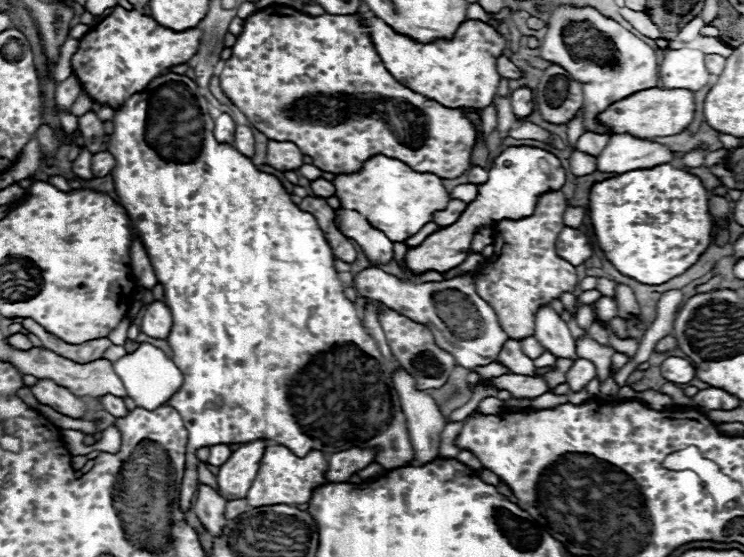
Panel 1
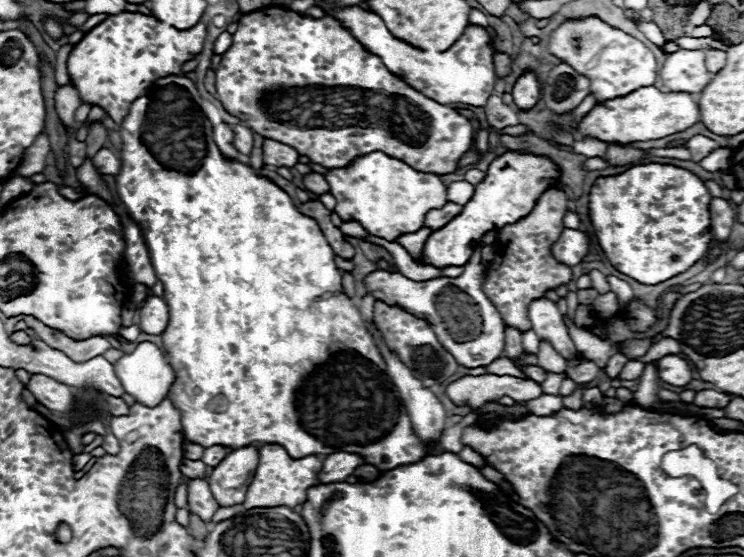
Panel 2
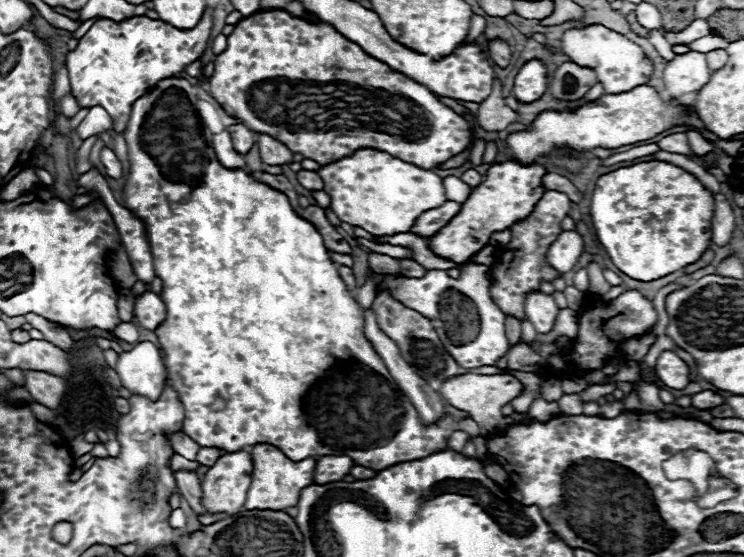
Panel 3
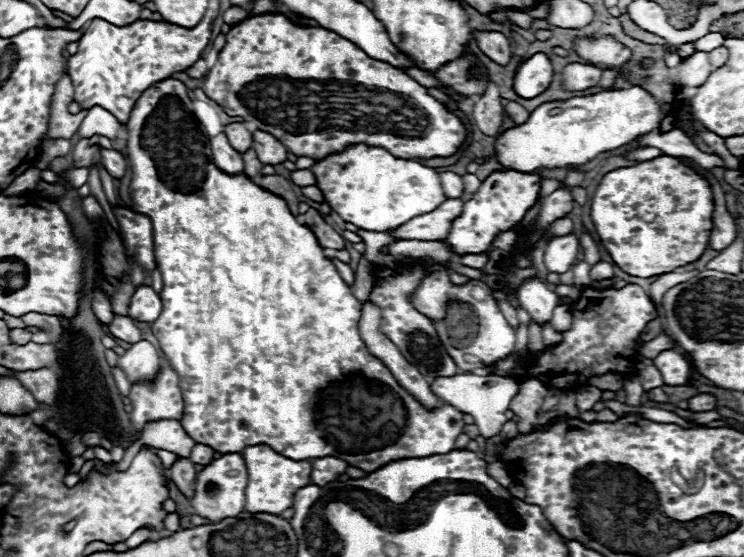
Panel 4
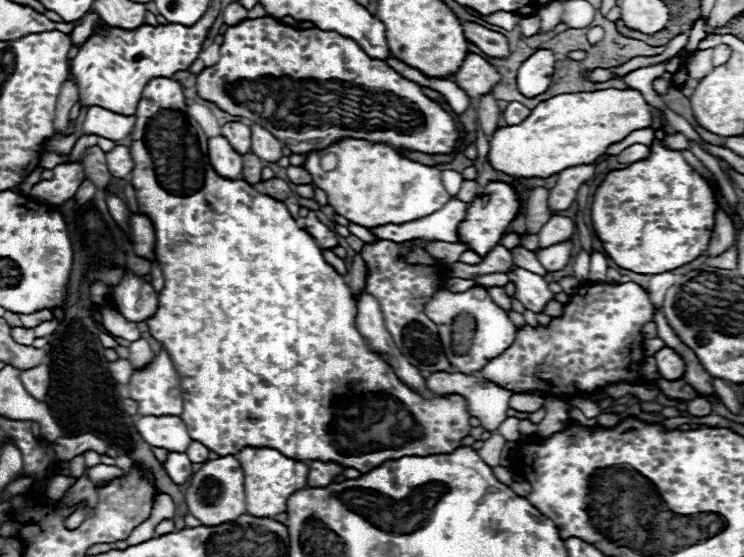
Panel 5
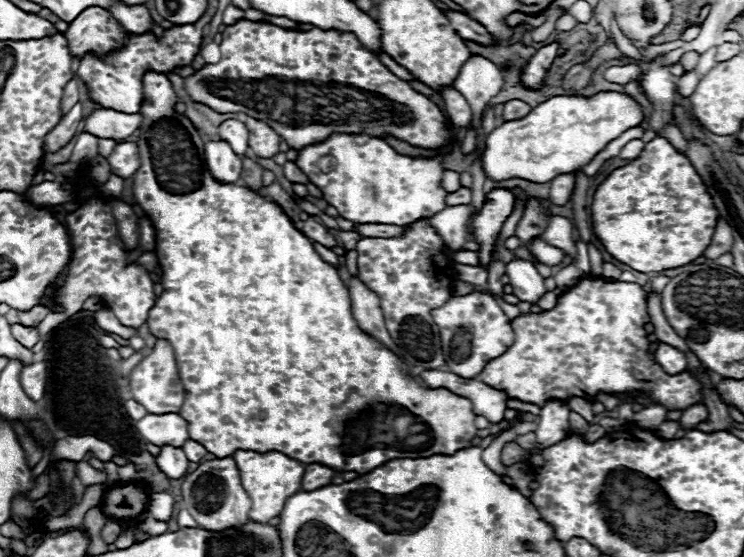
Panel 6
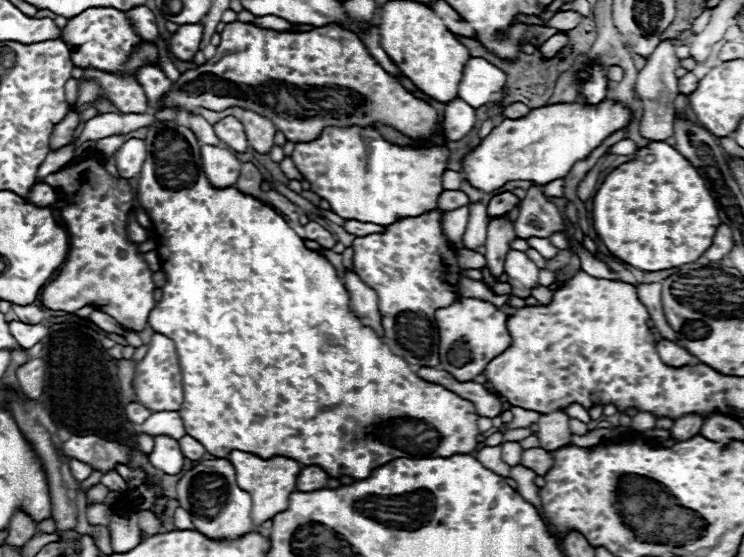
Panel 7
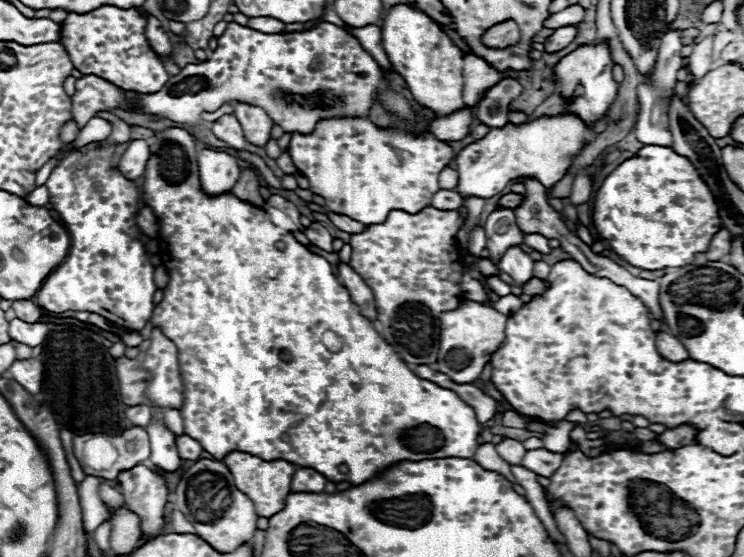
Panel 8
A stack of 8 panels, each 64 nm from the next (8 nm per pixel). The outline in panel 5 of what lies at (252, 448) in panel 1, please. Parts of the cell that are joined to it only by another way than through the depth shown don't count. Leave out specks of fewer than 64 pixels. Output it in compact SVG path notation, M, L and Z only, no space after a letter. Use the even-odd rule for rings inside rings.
M230 454L216 460L208 460L200 470L192 474L184 490L184 502L188 512L200 520L202 526L220 526L234 522L238 516L246 514L246 494L244 494L244 472L240 462Z

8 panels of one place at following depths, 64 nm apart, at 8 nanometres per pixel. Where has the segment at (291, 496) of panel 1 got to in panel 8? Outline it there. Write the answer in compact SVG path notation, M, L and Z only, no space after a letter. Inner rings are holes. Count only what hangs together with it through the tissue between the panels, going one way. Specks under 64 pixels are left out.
M238 450L226 454L222 458L222 462L232 472L236 488L240 492L244 492L254 502L258 516L270 518L272 514L276 514L276 512L280 512L284 508L284 500L290 494L290 482L292 482L292 476L296 472L294 464L290 464L286 460L272 460L272 462L268 462L268 460L262 460L258 456L248 454L248 452L238 452Z

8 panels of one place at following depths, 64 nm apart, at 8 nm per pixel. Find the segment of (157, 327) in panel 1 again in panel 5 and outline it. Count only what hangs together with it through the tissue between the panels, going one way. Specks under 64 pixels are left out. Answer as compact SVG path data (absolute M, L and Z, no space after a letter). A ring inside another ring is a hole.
M126 270L118 286L110 288L116 310L128 322L144 322L158 308L158 292L144 276L136 276L132 270Z

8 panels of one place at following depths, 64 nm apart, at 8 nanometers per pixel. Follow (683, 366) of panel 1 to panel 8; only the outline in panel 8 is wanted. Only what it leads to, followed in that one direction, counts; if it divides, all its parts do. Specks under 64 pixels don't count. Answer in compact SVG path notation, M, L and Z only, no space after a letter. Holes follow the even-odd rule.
M656 332L656 348L660 350L660 354L664 354L664 358L672 362L682 362L690 358L680 340L674 338L670 332Z

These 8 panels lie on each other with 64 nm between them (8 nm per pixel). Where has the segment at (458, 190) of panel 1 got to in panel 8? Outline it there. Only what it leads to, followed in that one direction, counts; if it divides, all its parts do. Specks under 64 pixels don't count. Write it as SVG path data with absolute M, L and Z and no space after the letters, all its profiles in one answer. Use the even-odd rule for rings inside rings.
M446 166L446 168L440 172L440 176L438 176L438 186L444 188L444 190L454 190L456 184L458 184L458 174L456 174L456 170L452 170L452 168Z

